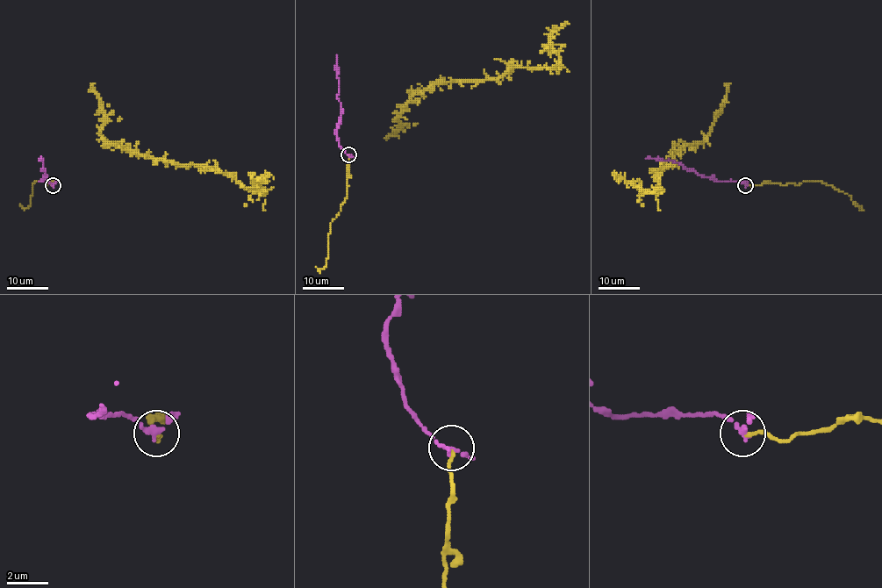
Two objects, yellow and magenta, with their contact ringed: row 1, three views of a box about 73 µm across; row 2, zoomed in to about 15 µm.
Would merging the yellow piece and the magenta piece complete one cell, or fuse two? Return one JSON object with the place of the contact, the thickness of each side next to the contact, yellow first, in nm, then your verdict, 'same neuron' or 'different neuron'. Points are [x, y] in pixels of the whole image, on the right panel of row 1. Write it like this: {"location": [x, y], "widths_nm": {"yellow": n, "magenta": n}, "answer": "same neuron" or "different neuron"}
{"location": [745, 185], "widths_nm": {"yellow": 220, "magenta": 240}, "answer": "same neuron"}

